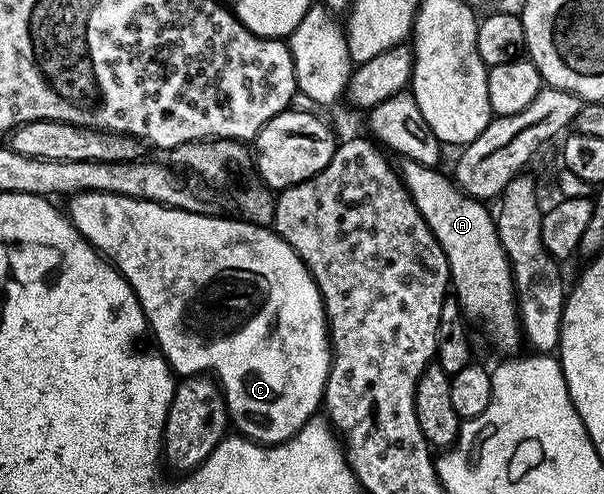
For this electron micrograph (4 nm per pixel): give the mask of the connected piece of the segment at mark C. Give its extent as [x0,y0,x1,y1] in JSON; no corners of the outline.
[66,191,332,445]

